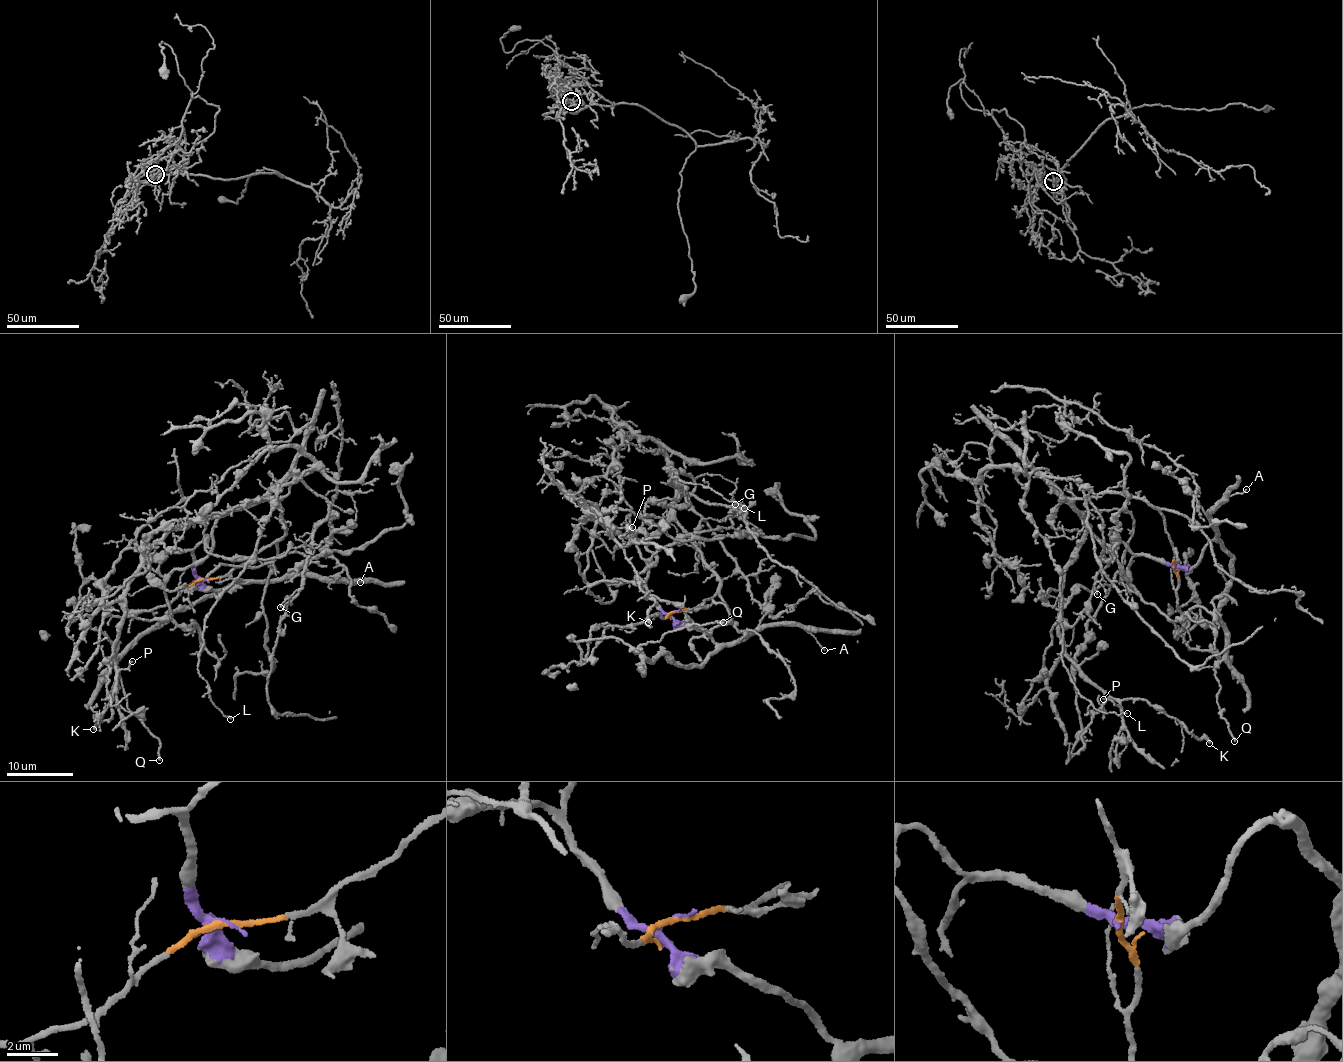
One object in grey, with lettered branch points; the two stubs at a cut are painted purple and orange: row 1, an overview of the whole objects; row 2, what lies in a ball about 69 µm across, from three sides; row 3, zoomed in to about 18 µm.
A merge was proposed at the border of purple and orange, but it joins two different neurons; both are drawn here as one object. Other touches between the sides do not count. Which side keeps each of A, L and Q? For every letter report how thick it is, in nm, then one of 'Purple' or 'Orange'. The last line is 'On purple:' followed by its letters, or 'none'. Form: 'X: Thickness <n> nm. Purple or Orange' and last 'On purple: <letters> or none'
A: Thickness 100 nm. Purple
L: Thickness 100 nm. Orange
Q: Thickness 160 nm. Purple
On purple: A, Q

